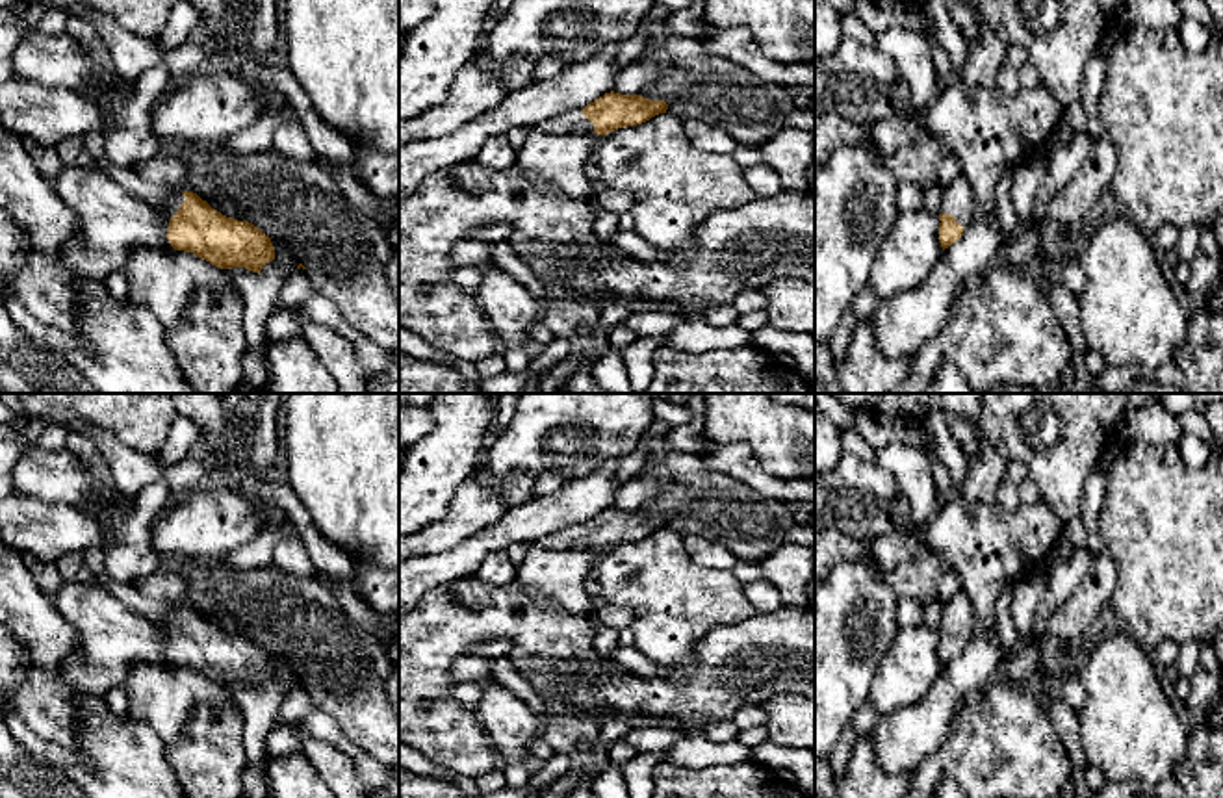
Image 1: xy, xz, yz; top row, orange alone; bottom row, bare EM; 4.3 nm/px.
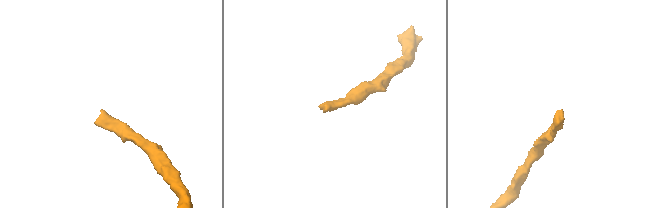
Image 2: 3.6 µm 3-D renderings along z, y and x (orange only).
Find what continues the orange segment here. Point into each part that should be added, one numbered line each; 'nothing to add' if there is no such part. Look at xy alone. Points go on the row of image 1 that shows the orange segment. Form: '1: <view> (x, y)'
1: xy (171, 205)

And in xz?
1: xz (574, 121)

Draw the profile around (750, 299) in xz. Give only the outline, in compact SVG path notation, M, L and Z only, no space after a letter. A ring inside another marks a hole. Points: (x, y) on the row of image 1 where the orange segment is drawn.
M744 290L733 301L733 306L740 314L752 312L752 310L757 310L757 308L766 308L766 304L768 304L768 299L759 290Z

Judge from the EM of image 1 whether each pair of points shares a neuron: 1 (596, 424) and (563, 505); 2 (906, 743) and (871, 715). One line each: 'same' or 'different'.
1: different
2: different

